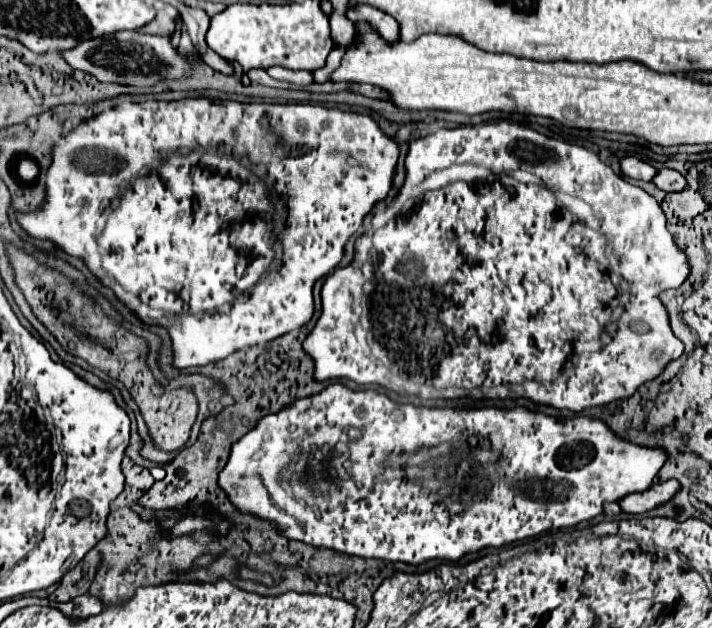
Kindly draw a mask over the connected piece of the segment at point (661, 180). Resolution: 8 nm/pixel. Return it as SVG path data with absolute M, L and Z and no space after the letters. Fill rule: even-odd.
M670 168L658 170L658 174L654 176L652 182L664 192L680 192L680 190L686 188L686 178L680 172L670 170Z

